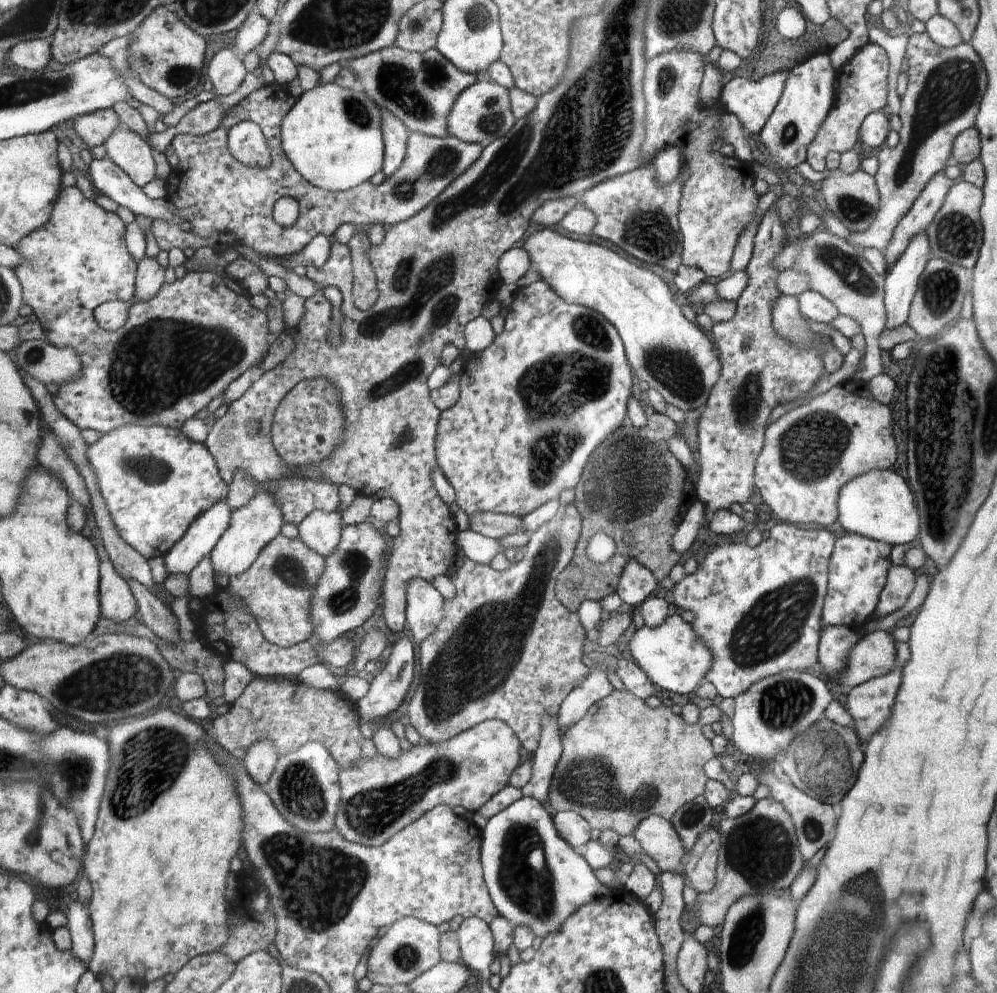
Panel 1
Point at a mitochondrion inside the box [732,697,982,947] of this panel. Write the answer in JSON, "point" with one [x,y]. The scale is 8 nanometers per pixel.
{"point":[824,764]}

